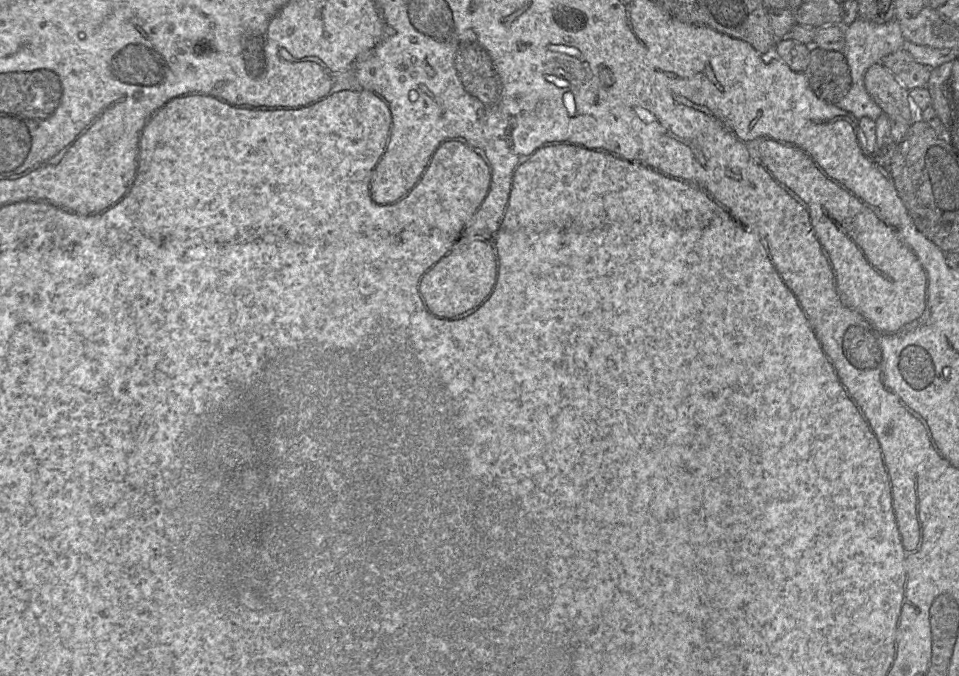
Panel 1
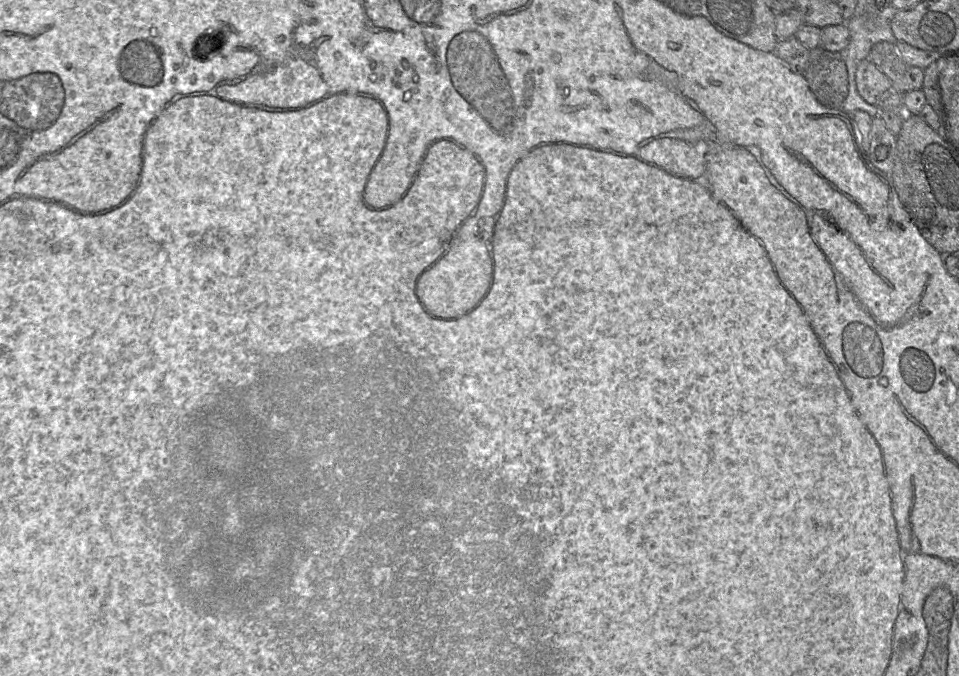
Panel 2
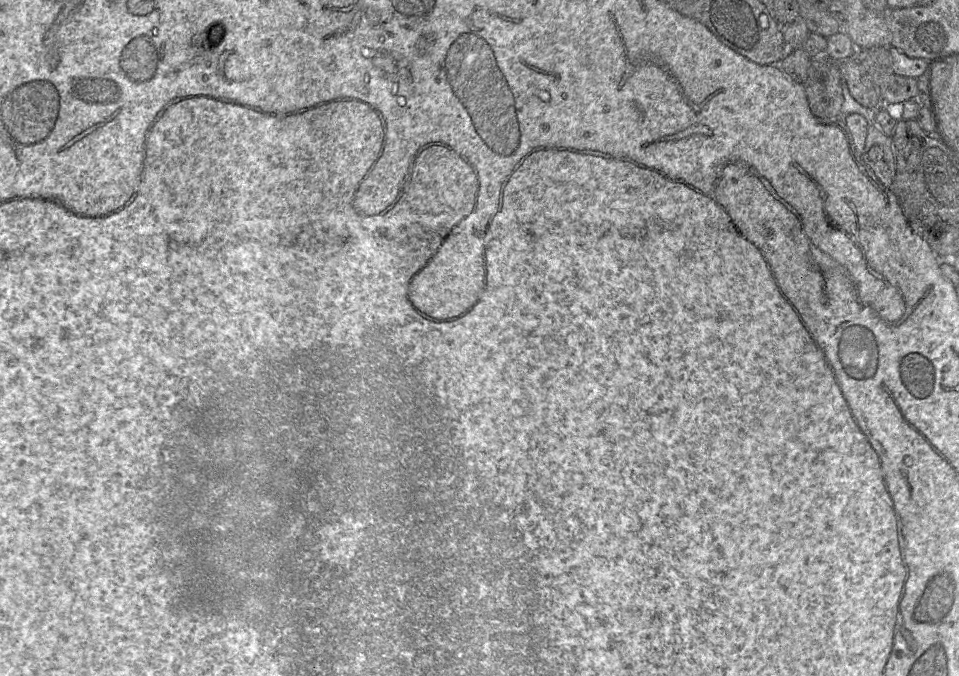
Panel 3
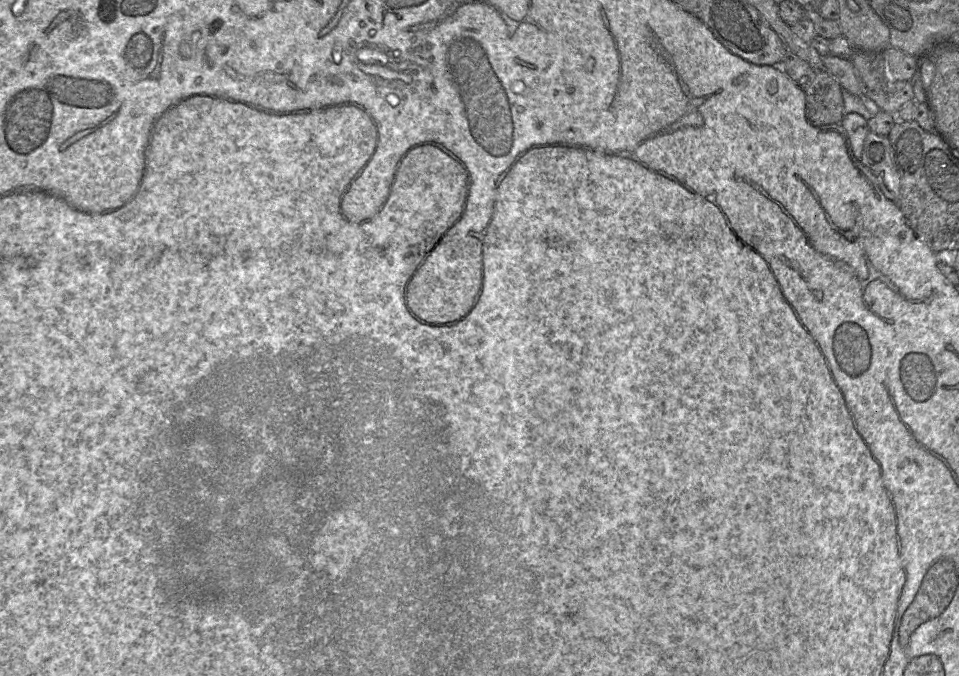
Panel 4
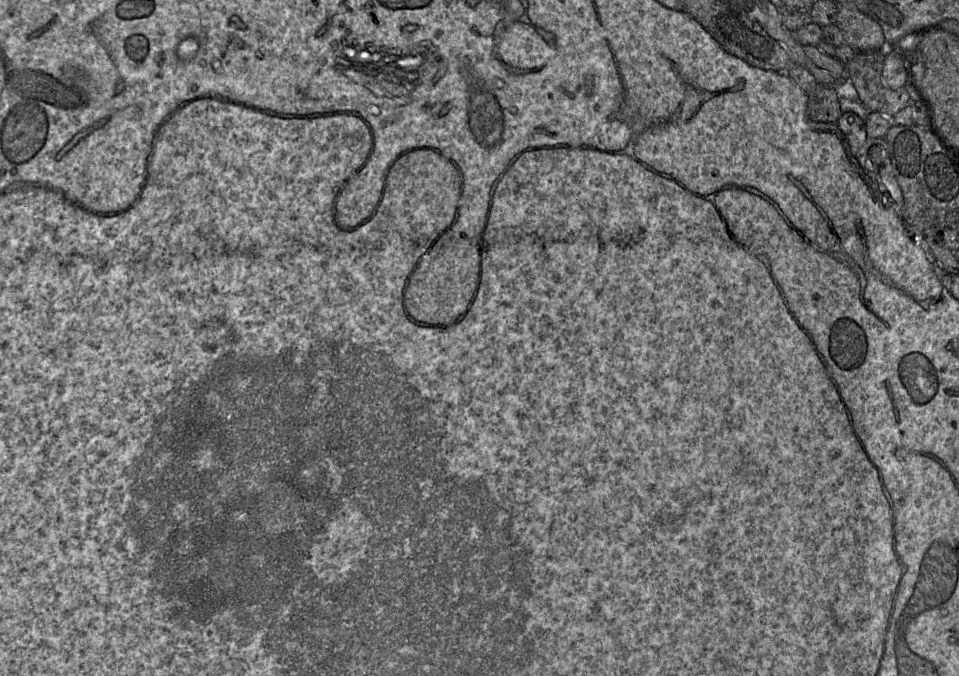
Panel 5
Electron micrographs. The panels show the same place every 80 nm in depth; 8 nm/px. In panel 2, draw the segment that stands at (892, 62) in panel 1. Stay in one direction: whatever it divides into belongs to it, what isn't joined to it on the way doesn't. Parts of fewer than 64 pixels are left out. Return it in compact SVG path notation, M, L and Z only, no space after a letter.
M880 42L875 44L866 60L873 63L891 81L895 90L901 94L922 88L923 69L907 65L899 55L894 44Z

